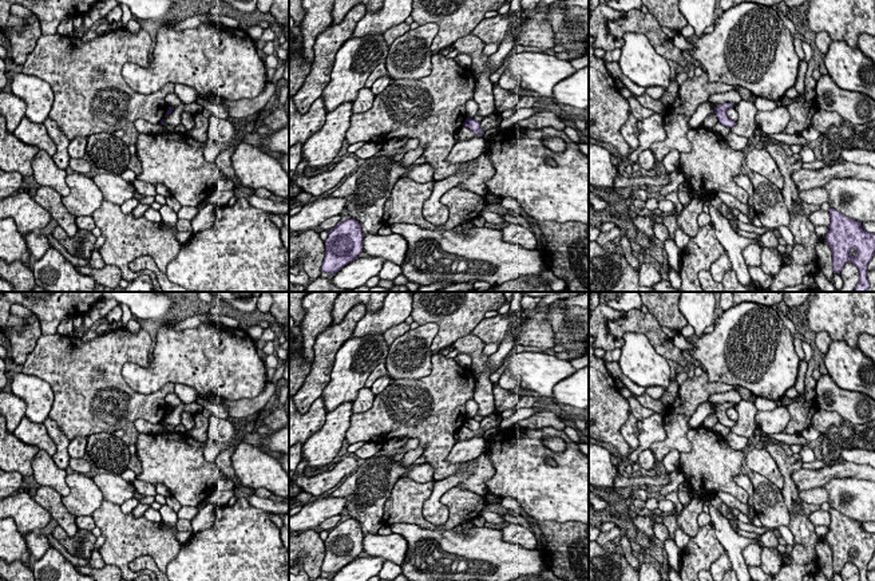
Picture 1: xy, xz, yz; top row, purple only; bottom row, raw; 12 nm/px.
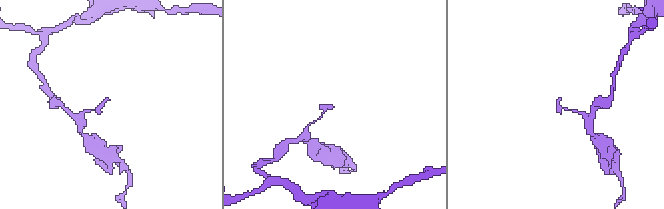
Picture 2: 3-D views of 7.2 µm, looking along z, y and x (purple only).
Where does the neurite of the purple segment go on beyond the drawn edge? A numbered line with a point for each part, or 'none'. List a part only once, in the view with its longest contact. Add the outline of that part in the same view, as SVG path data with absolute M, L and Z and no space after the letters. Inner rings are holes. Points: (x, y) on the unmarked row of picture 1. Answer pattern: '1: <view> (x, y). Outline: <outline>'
none

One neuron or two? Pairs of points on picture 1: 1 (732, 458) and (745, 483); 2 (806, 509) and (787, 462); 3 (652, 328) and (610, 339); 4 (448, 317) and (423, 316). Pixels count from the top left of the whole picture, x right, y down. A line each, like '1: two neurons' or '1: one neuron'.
1: two neurons
2: one neuron
3: one neuron
4: one neuron

